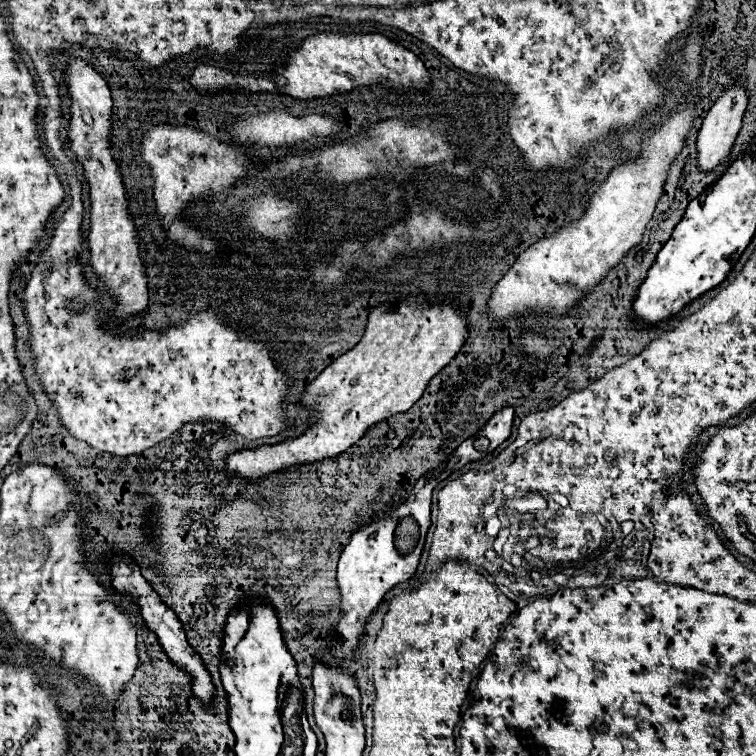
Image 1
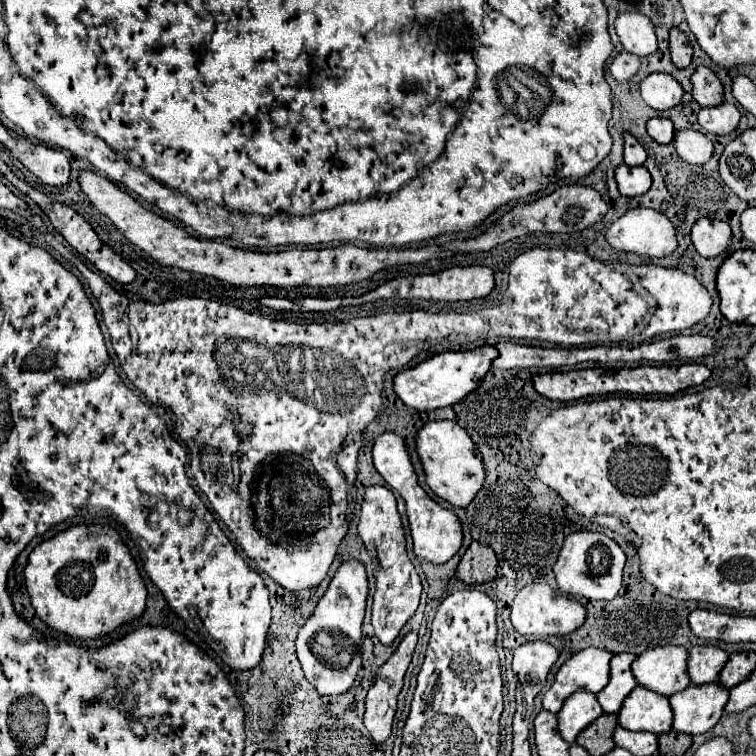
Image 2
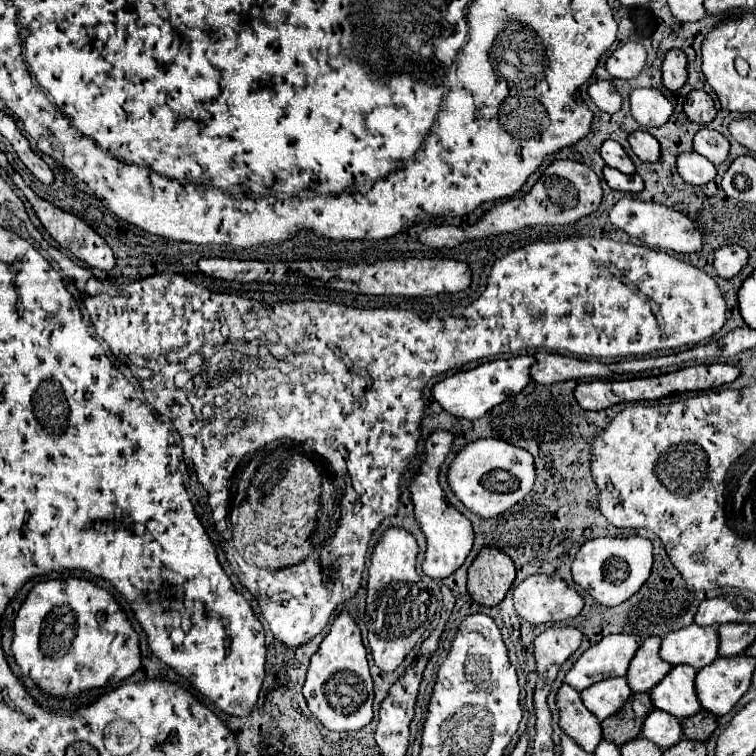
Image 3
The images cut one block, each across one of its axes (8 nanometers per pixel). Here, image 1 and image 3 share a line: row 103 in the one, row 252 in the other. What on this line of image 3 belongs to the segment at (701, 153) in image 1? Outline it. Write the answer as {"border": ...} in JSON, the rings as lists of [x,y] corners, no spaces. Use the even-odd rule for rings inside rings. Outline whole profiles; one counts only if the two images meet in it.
{"border":[[[724,246],[714,252],[714,270],[720,278],[734,278],[748,264],[748,252],[740,246]]]}

